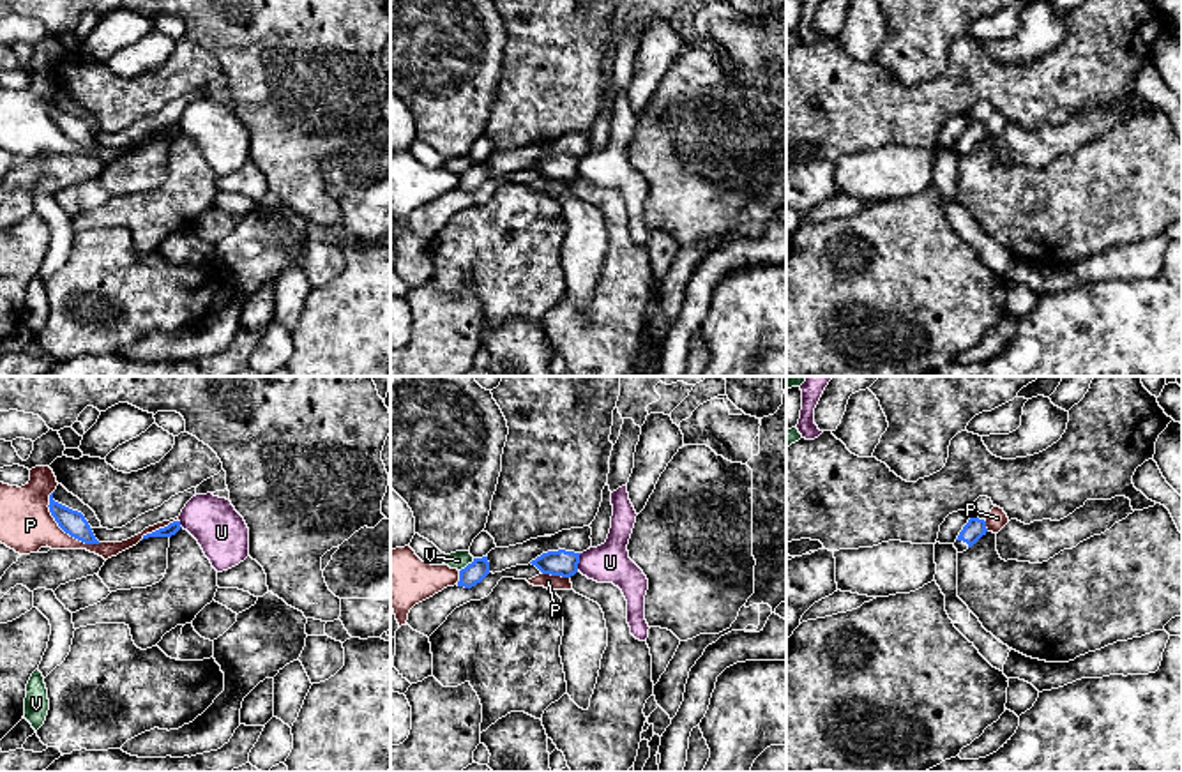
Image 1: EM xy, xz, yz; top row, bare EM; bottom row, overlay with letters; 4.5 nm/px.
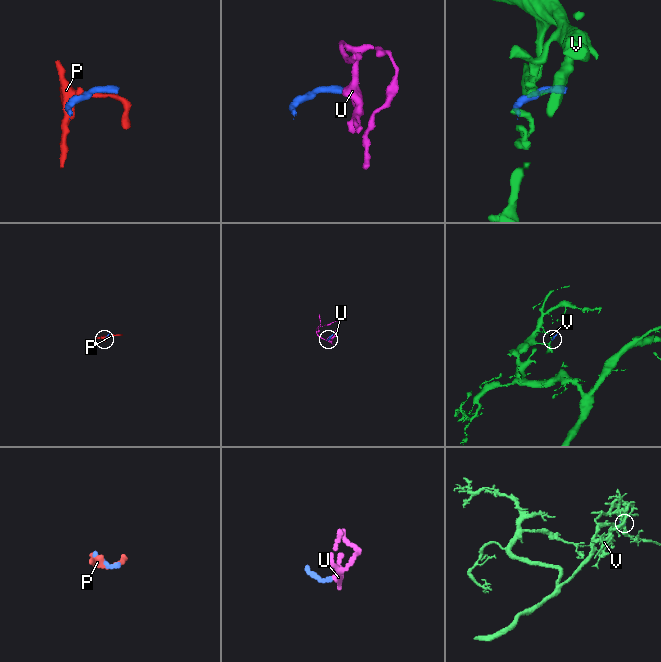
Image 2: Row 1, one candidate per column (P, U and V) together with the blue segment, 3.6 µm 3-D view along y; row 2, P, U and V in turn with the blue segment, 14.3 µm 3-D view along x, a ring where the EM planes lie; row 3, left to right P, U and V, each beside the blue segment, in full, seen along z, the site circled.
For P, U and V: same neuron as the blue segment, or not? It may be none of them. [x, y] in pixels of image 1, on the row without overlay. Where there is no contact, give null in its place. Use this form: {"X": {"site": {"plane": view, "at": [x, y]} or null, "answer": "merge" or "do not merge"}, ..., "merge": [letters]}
{"P": {"site": {"plane": "xy", "at": [62, 133]}, "answer": "do not merge"}, "U": {"site": {"plane": "xz", "at": [578, 166]}, "answer": "do not merge"}, "V": {"site": {"plane": "xz", "at": [469, 168]}, "answer": "do not merge"}, "merge": []}

